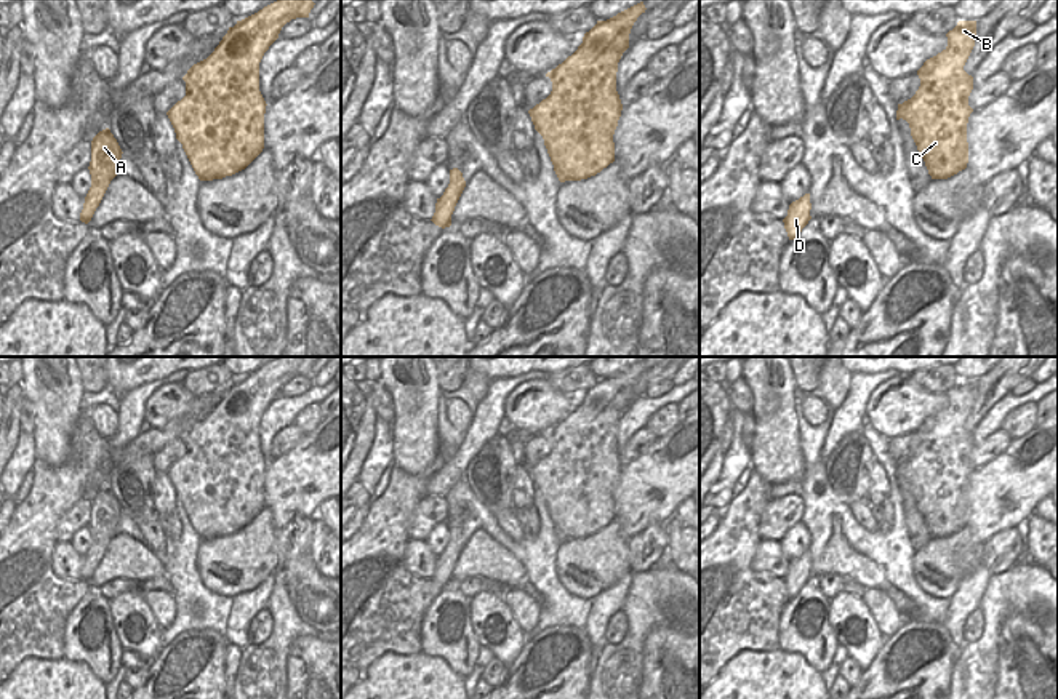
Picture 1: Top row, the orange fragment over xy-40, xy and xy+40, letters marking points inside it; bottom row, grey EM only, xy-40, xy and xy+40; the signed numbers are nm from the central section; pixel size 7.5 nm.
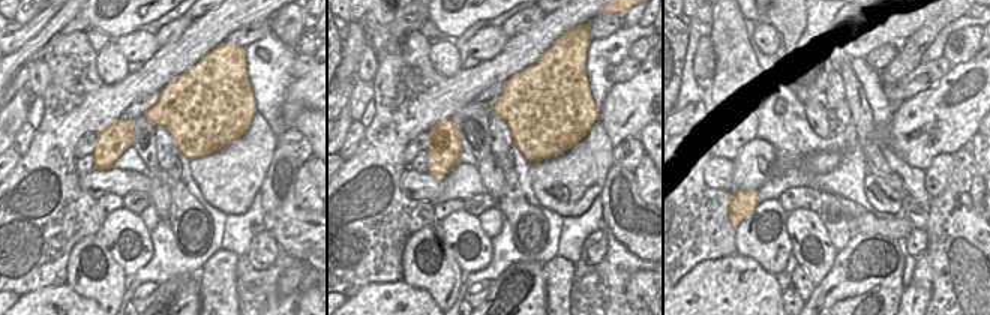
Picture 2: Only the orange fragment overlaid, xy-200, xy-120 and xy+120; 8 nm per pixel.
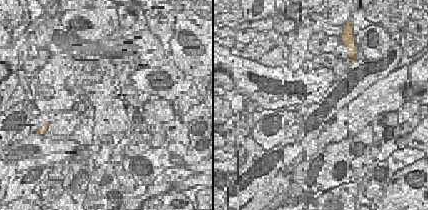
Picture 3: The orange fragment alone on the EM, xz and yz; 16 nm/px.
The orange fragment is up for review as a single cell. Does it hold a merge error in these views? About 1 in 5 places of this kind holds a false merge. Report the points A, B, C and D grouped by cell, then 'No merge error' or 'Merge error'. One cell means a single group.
Groups: A B C D. No merge error.

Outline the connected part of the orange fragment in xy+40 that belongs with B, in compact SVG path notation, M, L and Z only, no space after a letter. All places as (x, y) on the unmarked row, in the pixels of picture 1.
M959 379L946 395L948 405L917 429L920 445L916 453L898 462L896 469L896 478L903 477L909 481L911 494L932 537L948 537L965 528L968 521L967 481L973 470L968 464L973 435L964 429L964 424L975 405L976 379Z

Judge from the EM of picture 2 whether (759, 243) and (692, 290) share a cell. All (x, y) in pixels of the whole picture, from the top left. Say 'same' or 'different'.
different

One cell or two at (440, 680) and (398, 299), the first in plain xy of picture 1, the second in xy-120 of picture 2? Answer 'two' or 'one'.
one

